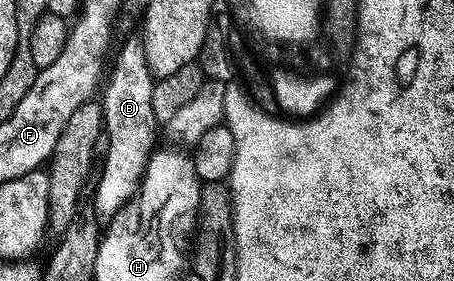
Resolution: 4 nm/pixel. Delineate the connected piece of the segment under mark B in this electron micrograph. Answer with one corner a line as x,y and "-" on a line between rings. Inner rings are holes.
141,38
124,40
118,56
116,55
117,51
112,59
104,90
101,92
103,95
100,95
104,143
107,143
107,147
106,160
102,163
102,176
99,177
98,188
94,191
94,207
99,211
99,216
106,215
105,217
113,217
134,197
142,171
146,168
151,151
156,147
156,124
152,113
152,89
155,78
148,69
148,57
144,57

